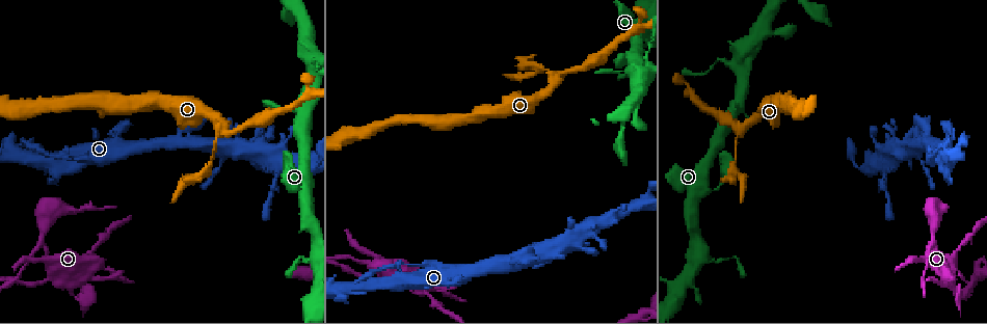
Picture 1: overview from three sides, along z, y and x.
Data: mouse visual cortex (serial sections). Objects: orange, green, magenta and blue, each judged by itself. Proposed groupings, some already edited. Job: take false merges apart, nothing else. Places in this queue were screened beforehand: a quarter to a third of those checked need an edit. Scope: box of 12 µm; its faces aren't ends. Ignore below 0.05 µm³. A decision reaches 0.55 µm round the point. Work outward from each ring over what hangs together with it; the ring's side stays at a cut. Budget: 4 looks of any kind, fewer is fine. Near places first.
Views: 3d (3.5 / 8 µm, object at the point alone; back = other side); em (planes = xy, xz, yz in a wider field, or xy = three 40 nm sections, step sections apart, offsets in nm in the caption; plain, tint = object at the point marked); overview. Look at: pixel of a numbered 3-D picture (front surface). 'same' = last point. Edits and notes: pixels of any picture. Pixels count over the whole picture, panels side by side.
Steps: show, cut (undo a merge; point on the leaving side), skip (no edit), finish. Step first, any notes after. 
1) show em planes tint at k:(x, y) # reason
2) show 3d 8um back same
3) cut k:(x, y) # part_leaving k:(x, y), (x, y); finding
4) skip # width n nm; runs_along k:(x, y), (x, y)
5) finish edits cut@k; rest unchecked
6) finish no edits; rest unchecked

show 3d 3.5um back at 1:(400, 280) # thin arm on a thick one

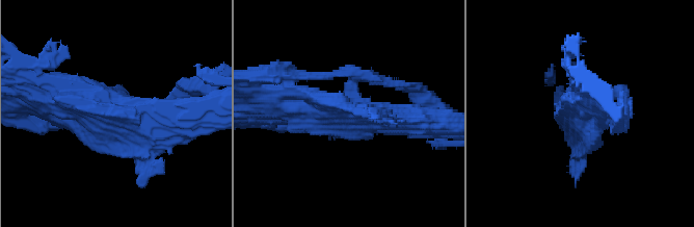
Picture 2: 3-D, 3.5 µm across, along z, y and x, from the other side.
show em xy step 3 tint at 2:(111, 111) # now the EM

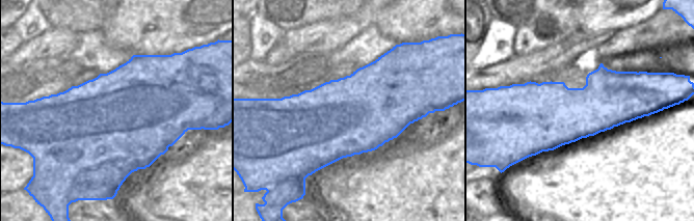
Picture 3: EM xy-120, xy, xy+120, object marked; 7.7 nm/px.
skip # runs_along 2:(36, 91), (132, 117), (180, 117); all the same cell

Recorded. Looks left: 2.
show em xy step 1 tint at 1:(52, 277) # calibre changes

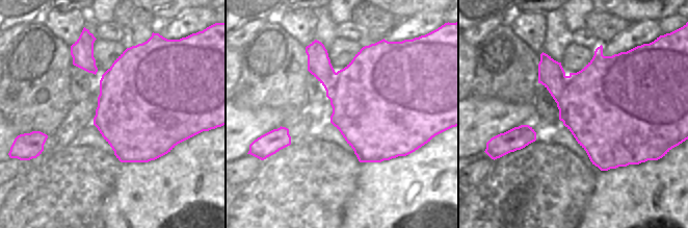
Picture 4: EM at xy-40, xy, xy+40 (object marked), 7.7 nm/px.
show 3d 3.5um back same # wider look

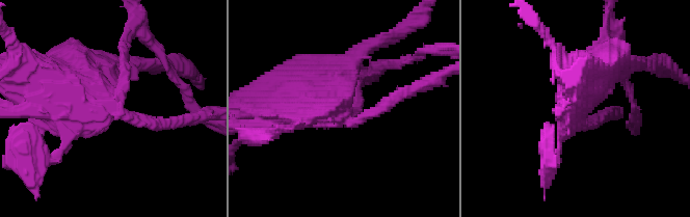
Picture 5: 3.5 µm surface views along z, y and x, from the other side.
skip # arms 3; arm_widths 150, 200, 600 nm; runs_along 5:(74, 63), (106, 105), (173, 125); all the same cell

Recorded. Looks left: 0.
finish no edits; rest unchecked

